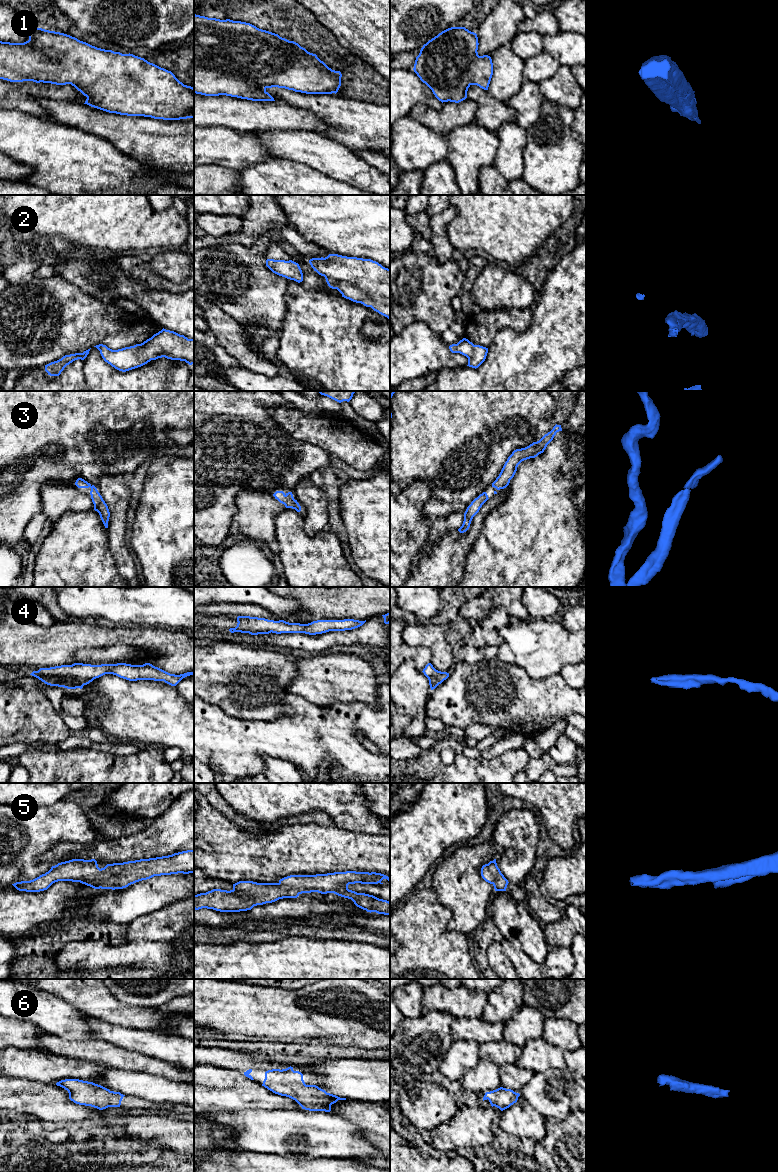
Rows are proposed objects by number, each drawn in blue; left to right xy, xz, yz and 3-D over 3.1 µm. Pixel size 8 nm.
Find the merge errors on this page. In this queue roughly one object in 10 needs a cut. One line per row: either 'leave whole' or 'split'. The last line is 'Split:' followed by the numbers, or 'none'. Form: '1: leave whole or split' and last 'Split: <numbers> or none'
1: leave whole
2: leave whole
3: leave whole
4: leave whole
5: leave whole
6: leave whole
Split: none

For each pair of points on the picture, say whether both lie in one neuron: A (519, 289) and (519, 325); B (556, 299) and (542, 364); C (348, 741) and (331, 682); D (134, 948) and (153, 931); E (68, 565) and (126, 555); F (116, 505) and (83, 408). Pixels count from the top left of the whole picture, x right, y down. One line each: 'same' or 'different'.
A: different
B: same
C: different
D: different
E: different
F: different

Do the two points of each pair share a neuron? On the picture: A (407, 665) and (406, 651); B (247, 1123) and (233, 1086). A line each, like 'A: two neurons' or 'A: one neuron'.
A: two neurons
B: two neurons

